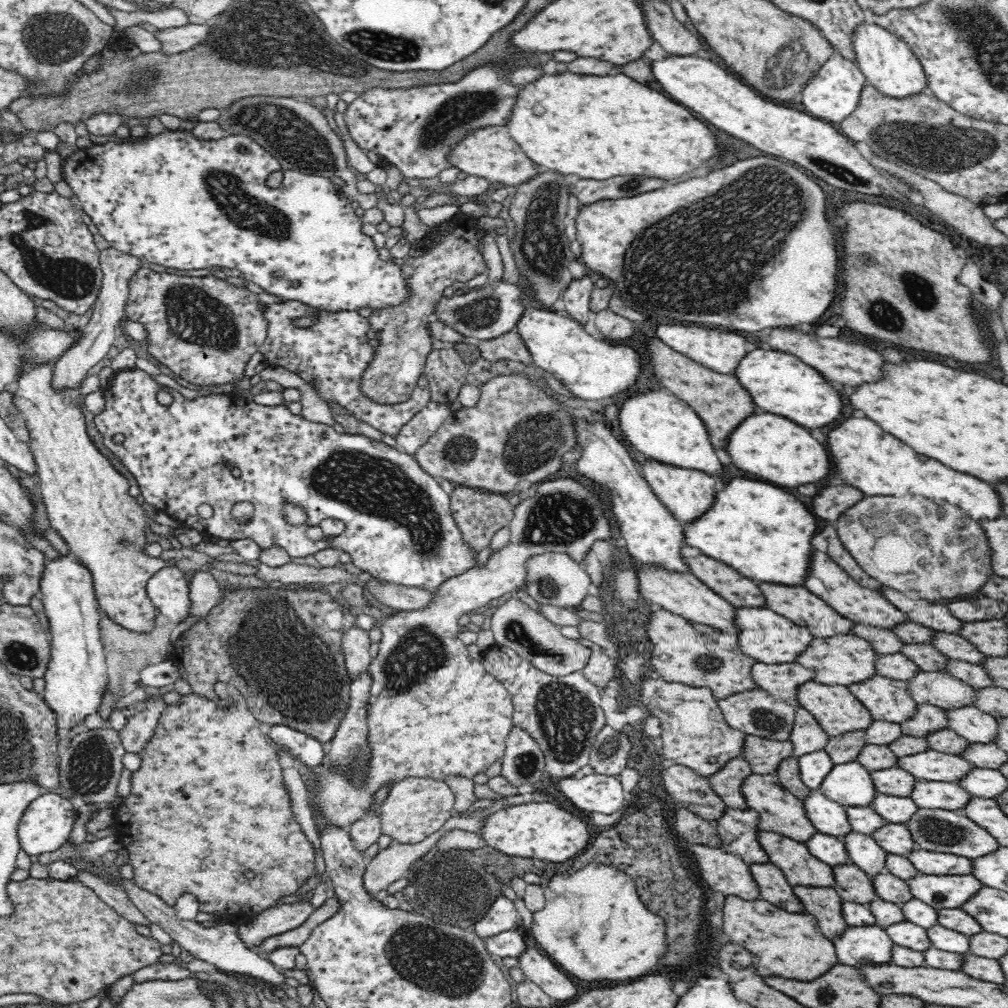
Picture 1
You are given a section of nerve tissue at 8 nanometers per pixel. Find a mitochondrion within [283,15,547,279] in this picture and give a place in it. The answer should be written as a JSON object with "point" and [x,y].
{"point":[458,112]}

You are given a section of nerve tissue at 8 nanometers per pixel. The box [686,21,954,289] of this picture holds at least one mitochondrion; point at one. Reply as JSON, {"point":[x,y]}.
{"point":[787,62]}

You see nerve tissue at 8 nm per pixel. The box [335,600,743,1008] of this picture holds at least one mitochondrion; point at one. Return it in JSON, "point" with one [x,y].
{"point":[434,959]}

